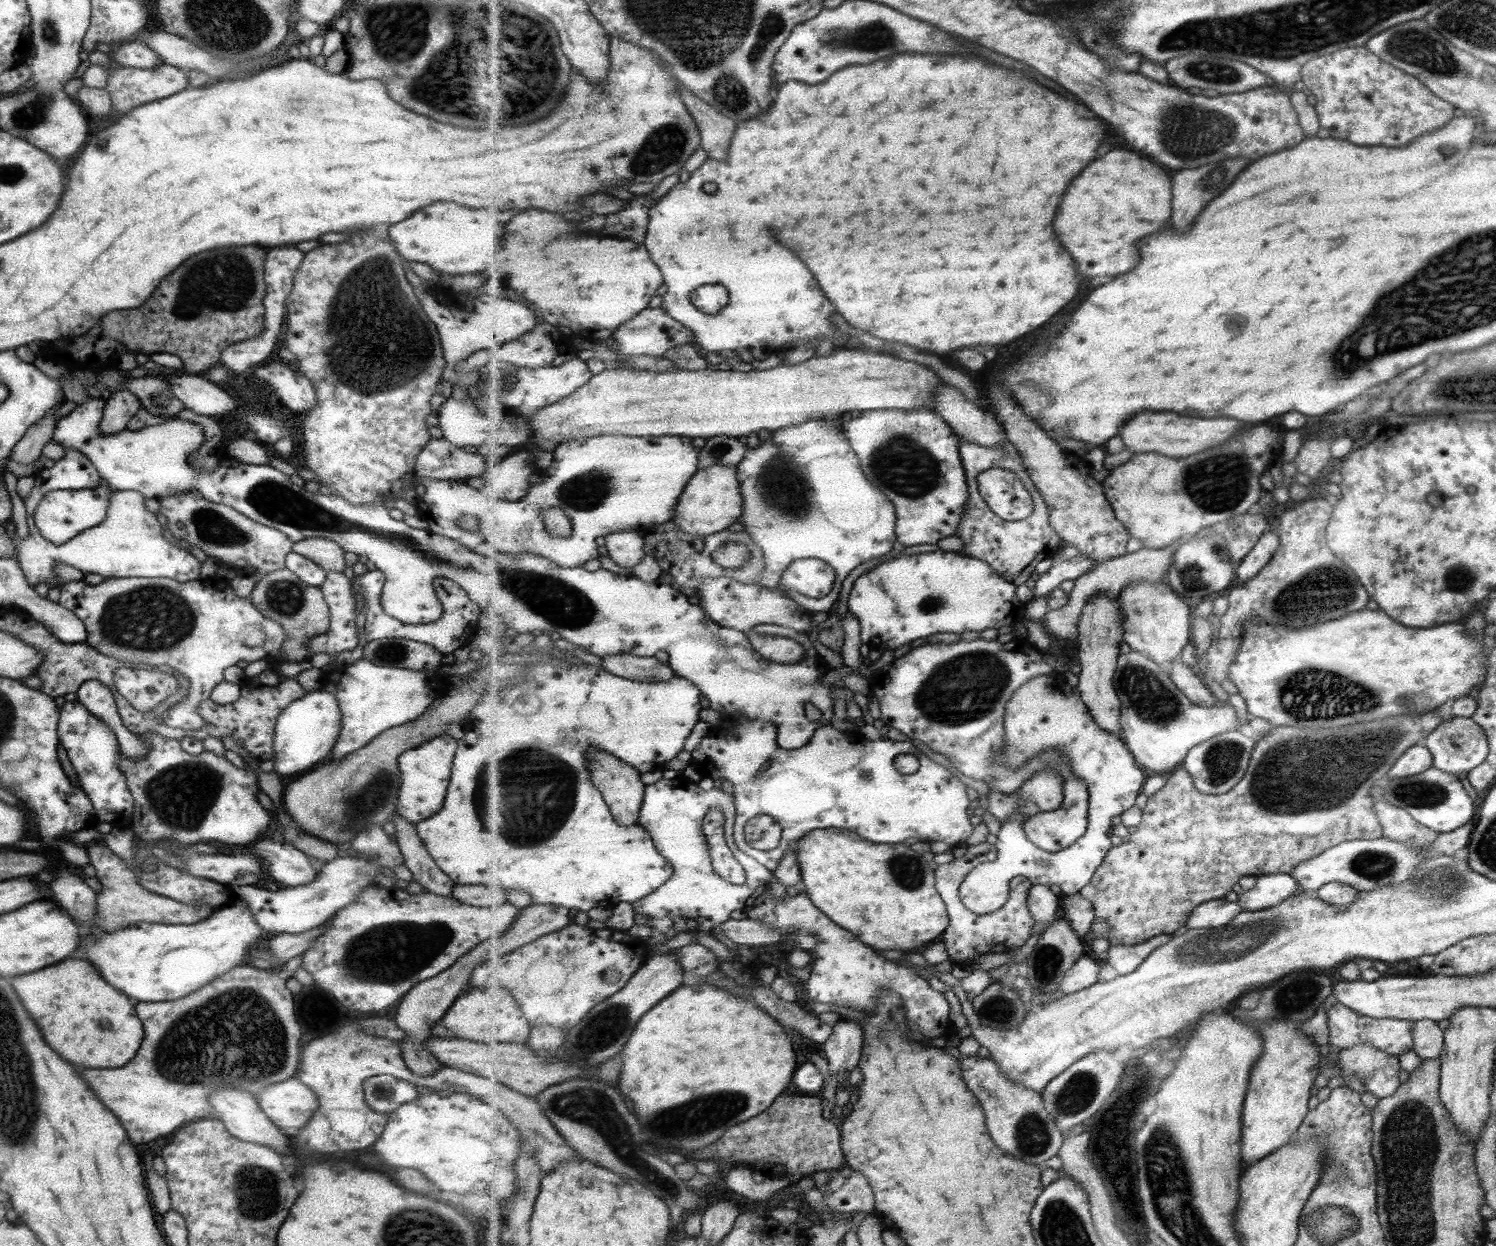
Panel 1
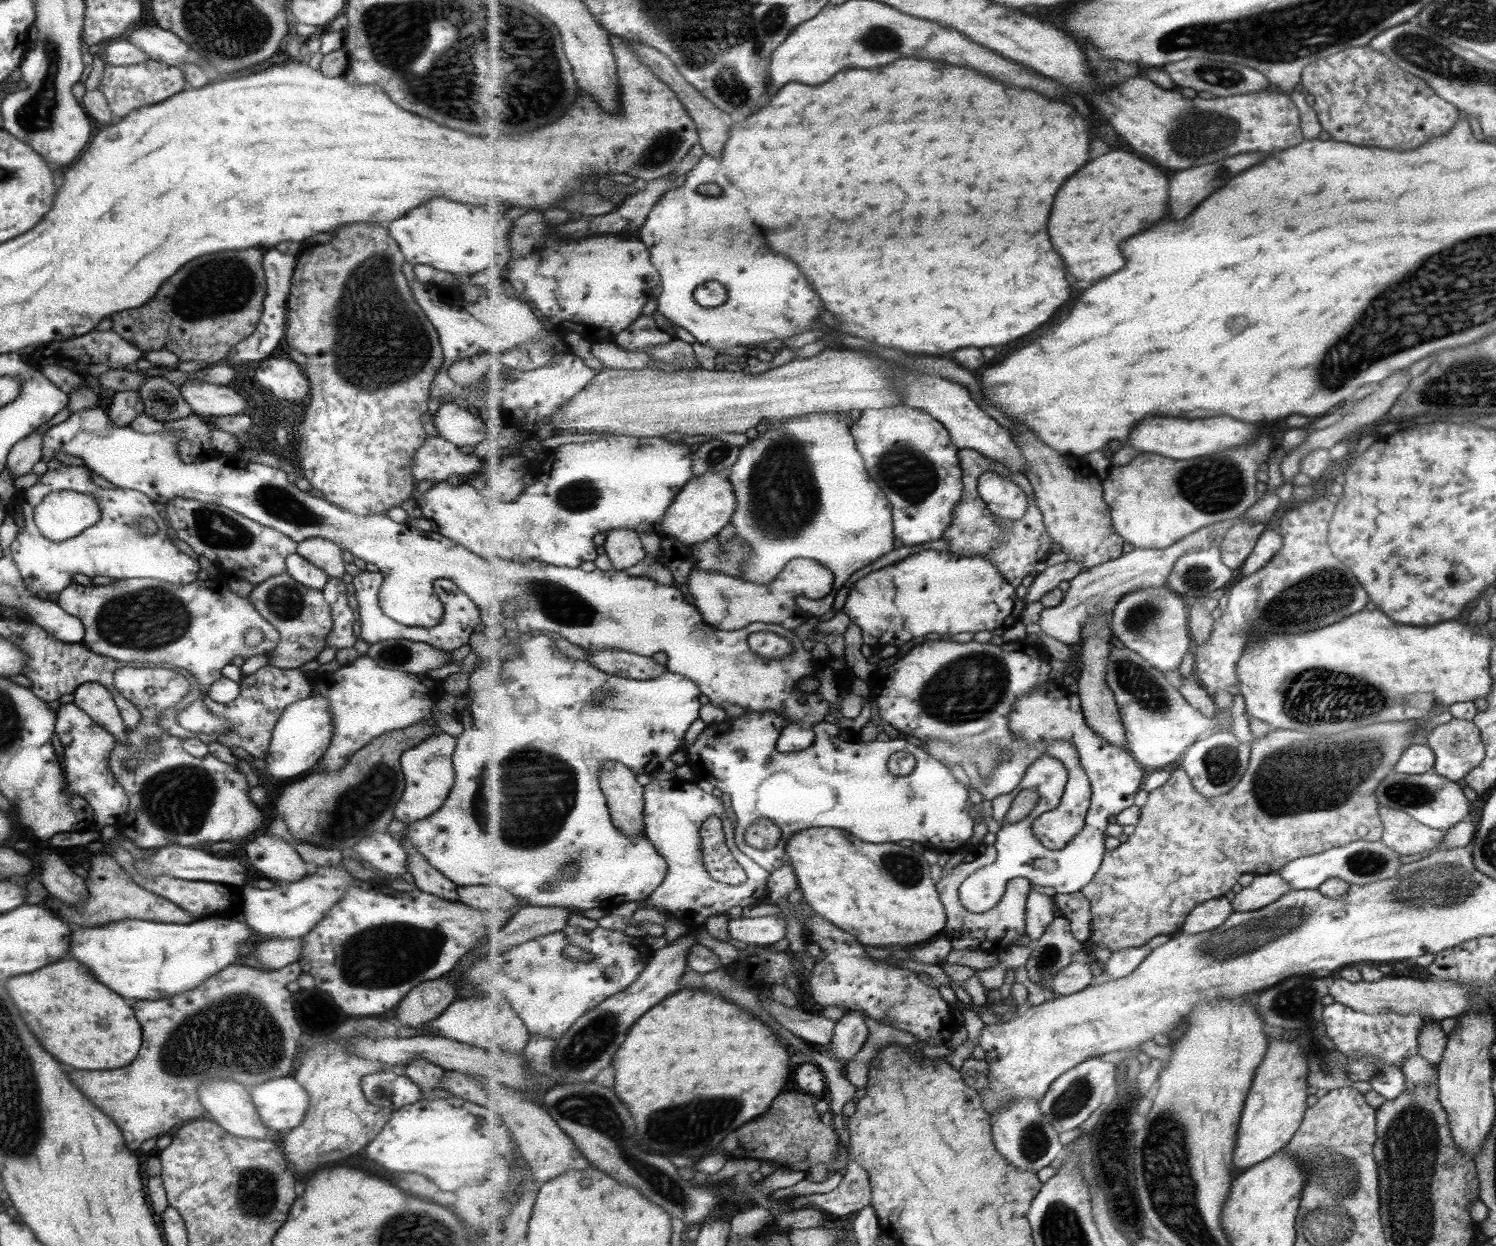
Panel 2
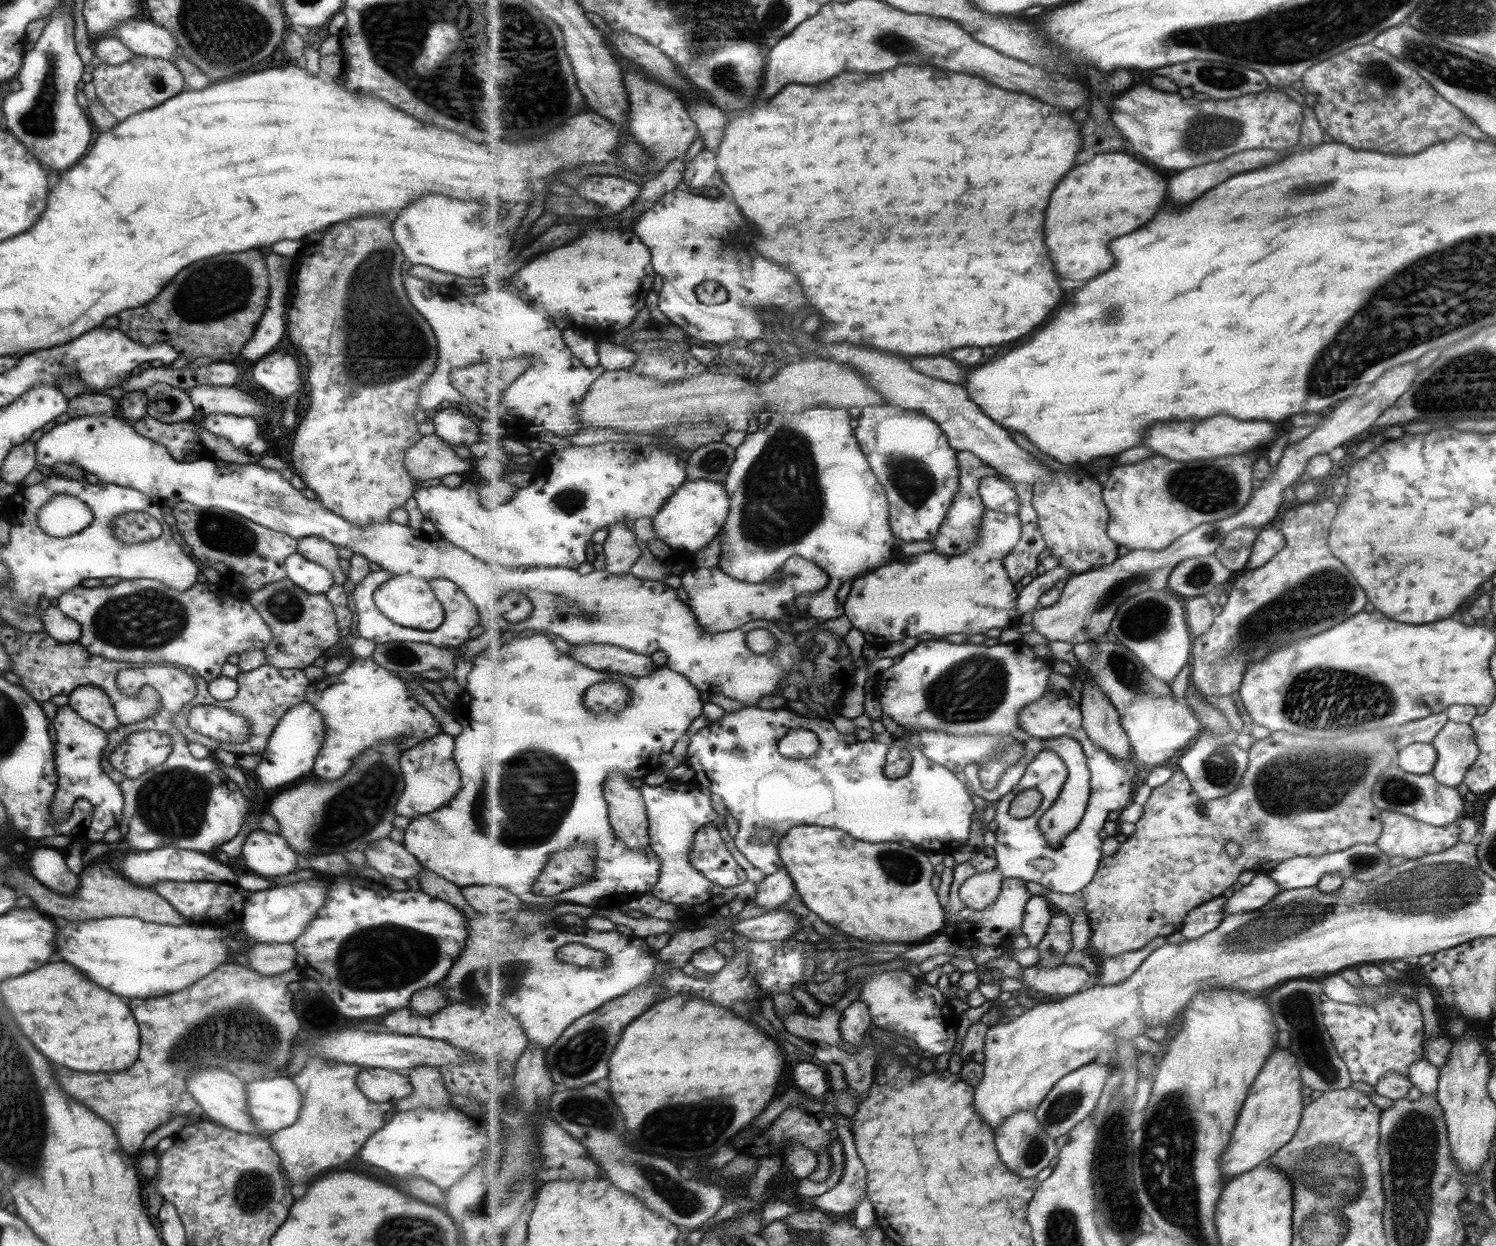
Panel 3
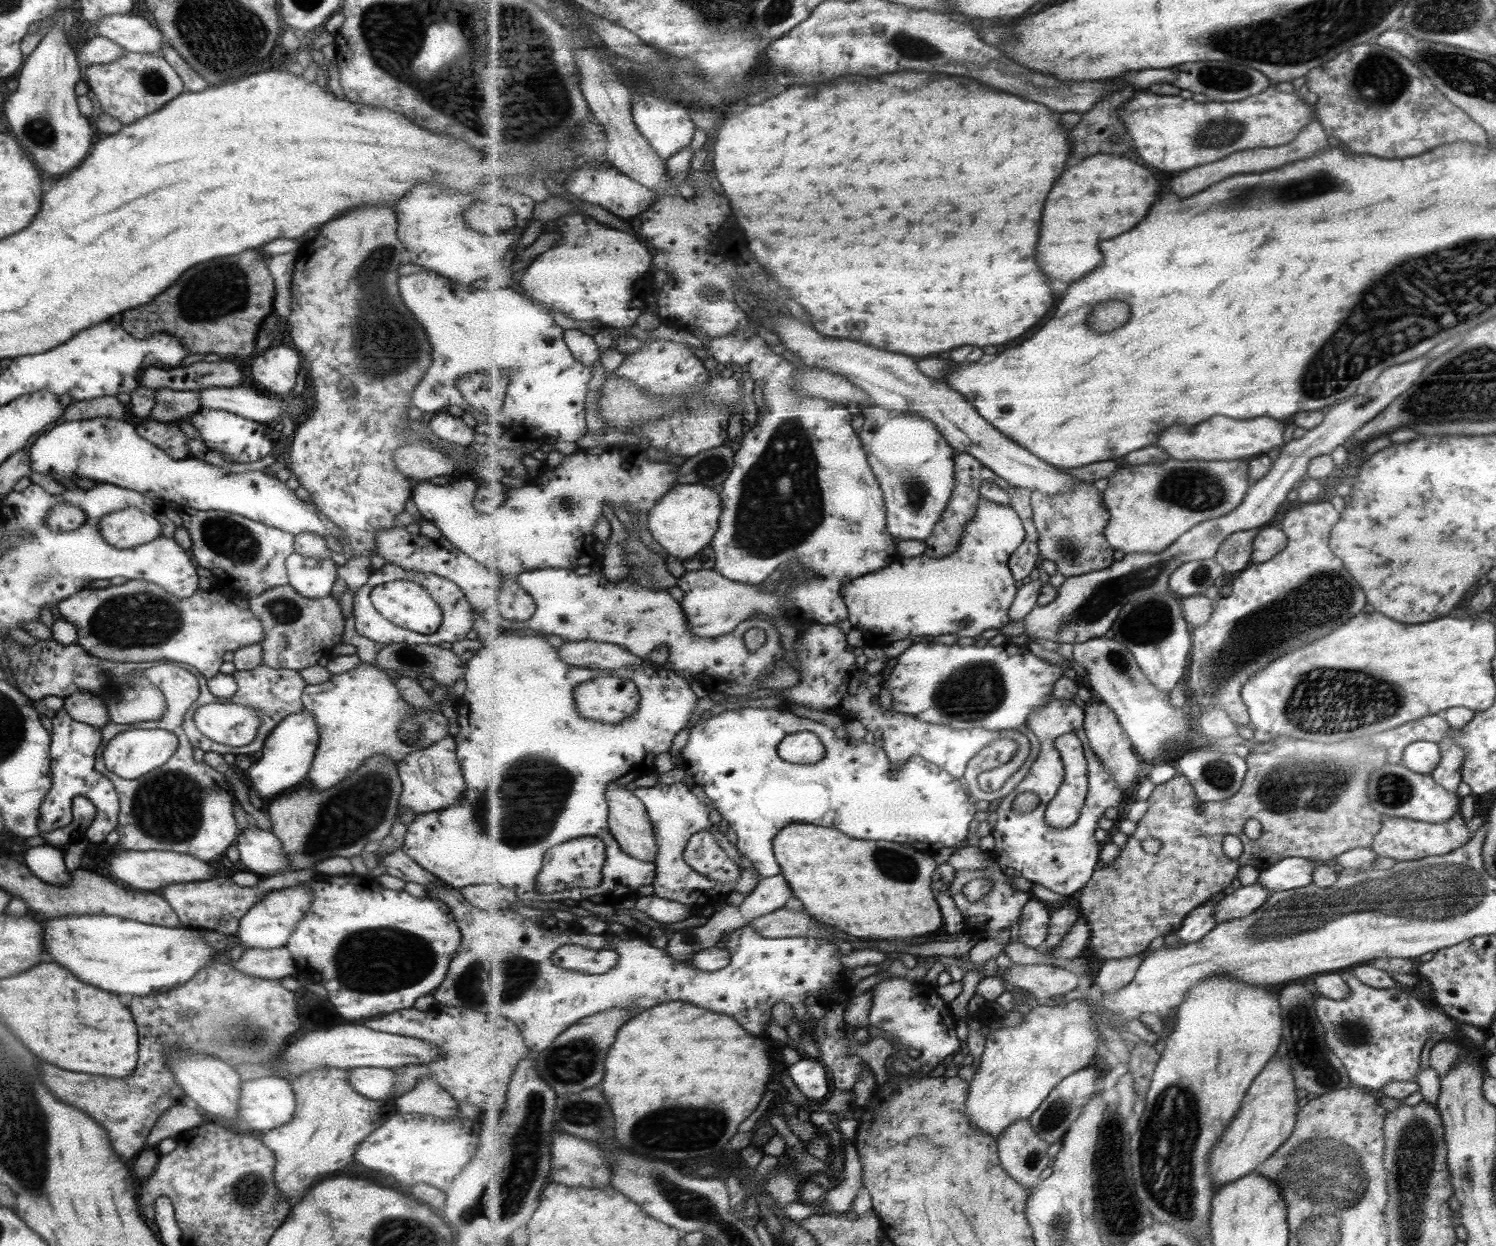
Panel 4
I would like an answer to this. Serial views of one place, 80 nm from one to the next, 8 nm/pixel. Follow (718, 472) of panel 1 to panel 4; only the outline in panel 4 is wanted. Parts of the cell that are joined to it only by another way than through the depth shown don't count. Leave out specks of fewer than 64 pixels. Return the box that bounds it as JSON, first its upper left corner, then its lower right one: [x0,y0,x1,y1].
[648,483,722,561]

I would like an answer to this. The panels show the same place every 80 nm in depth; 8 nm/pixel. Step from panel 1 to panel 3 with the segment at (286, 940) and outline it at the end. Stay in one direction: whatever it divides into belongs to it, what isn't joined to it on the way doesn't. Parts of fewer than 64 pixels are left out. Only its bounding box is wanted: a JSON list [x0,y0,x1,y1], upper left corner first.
[245,943,296,976]

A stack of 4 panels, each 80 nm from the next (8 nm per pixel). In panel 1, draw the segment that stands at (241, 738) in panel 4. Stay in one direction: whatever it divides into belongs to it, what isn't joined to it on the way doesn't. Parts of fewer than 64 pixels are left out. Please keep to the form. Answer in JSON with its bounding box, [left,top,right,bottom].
[56,578,285,730]

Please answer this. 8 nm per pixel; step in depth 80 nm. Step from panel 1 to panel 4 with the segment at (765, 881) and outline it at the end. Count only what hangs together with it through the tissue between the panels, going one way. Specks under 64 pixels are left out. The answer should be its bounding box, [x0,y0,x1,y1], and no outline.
[634,782,758,913]

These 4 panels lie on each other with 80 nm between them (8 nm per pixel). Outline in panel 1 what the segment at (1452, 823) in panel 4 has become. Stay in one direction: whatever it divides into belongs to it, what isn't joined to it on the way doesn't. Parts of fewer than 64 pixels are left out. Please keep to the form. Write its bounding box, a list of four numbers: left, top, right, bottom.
[1372,798,1438,848]

